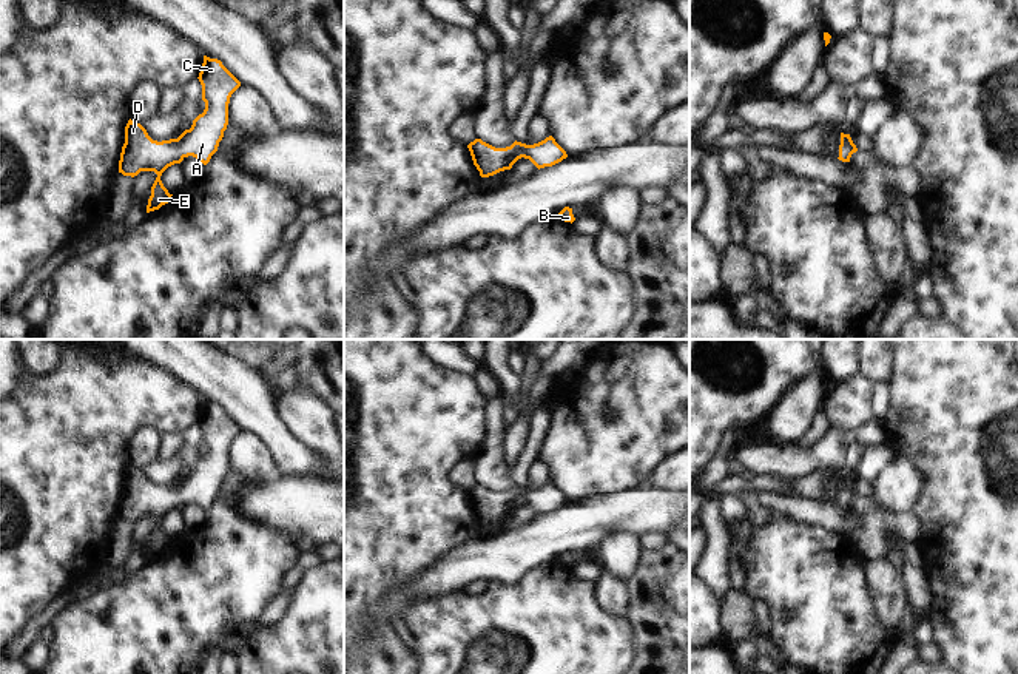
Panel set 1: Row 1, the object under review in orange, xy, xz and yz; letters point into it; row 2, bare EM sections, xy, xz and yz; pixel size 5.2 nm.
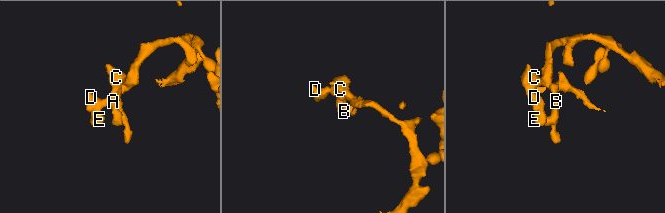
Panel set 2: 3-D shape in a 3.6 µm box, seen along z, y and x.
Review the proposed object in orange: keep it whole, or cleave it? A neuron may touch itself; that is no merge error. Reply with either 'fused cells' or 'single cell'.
single cell

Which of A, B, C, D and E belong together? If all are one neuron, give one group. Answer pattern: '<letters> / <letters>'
A B C D E

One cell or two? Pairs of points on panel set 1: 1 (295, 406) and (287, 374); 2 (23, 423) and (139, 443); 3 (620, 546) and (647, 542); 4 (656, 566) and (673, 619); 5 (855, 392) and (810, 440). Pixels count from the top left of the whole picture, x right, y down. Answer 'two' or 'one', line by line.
1: two
2: two
3: two
4: one
5: one

